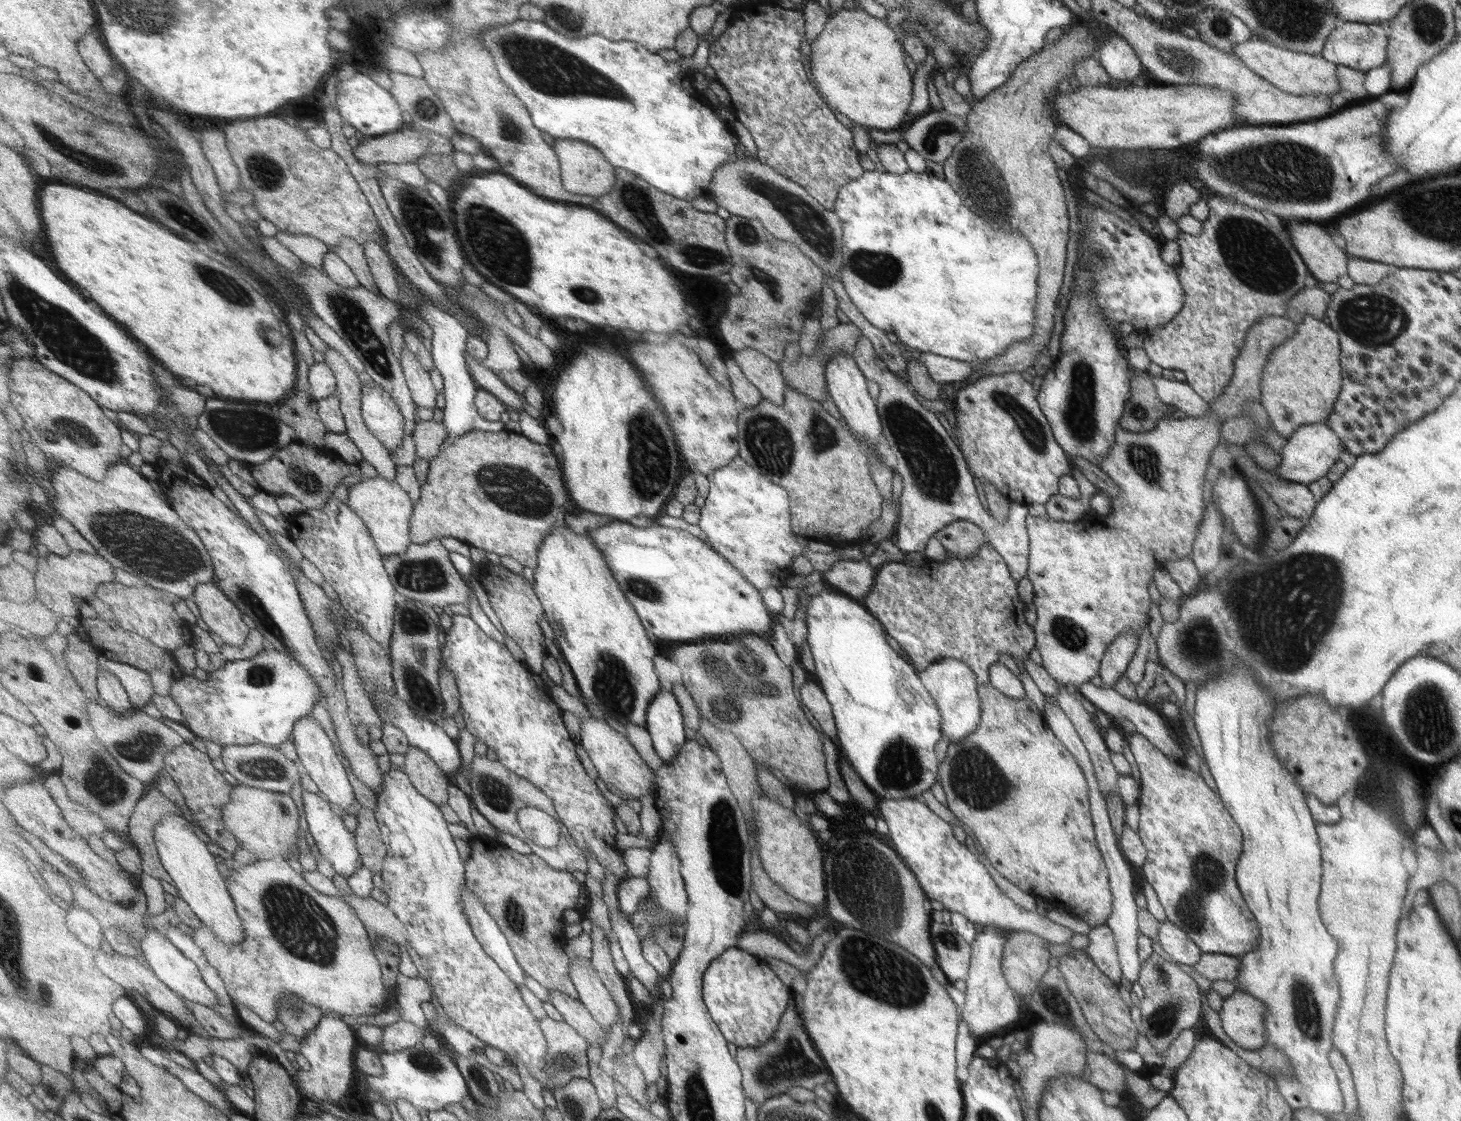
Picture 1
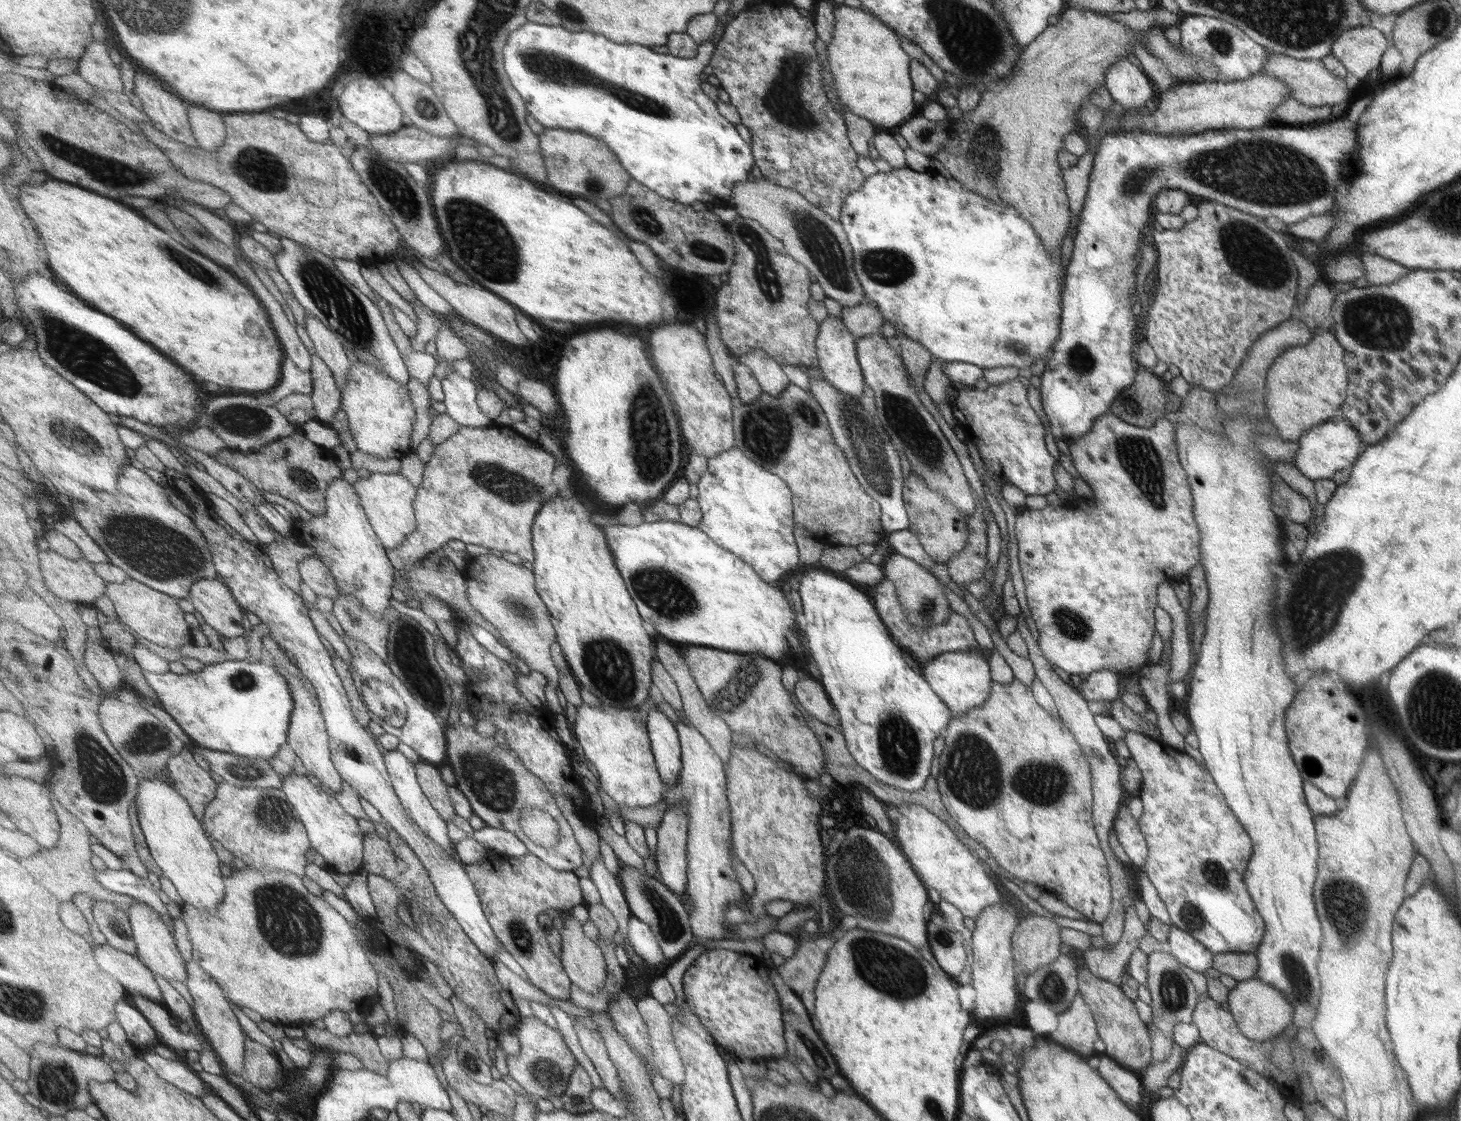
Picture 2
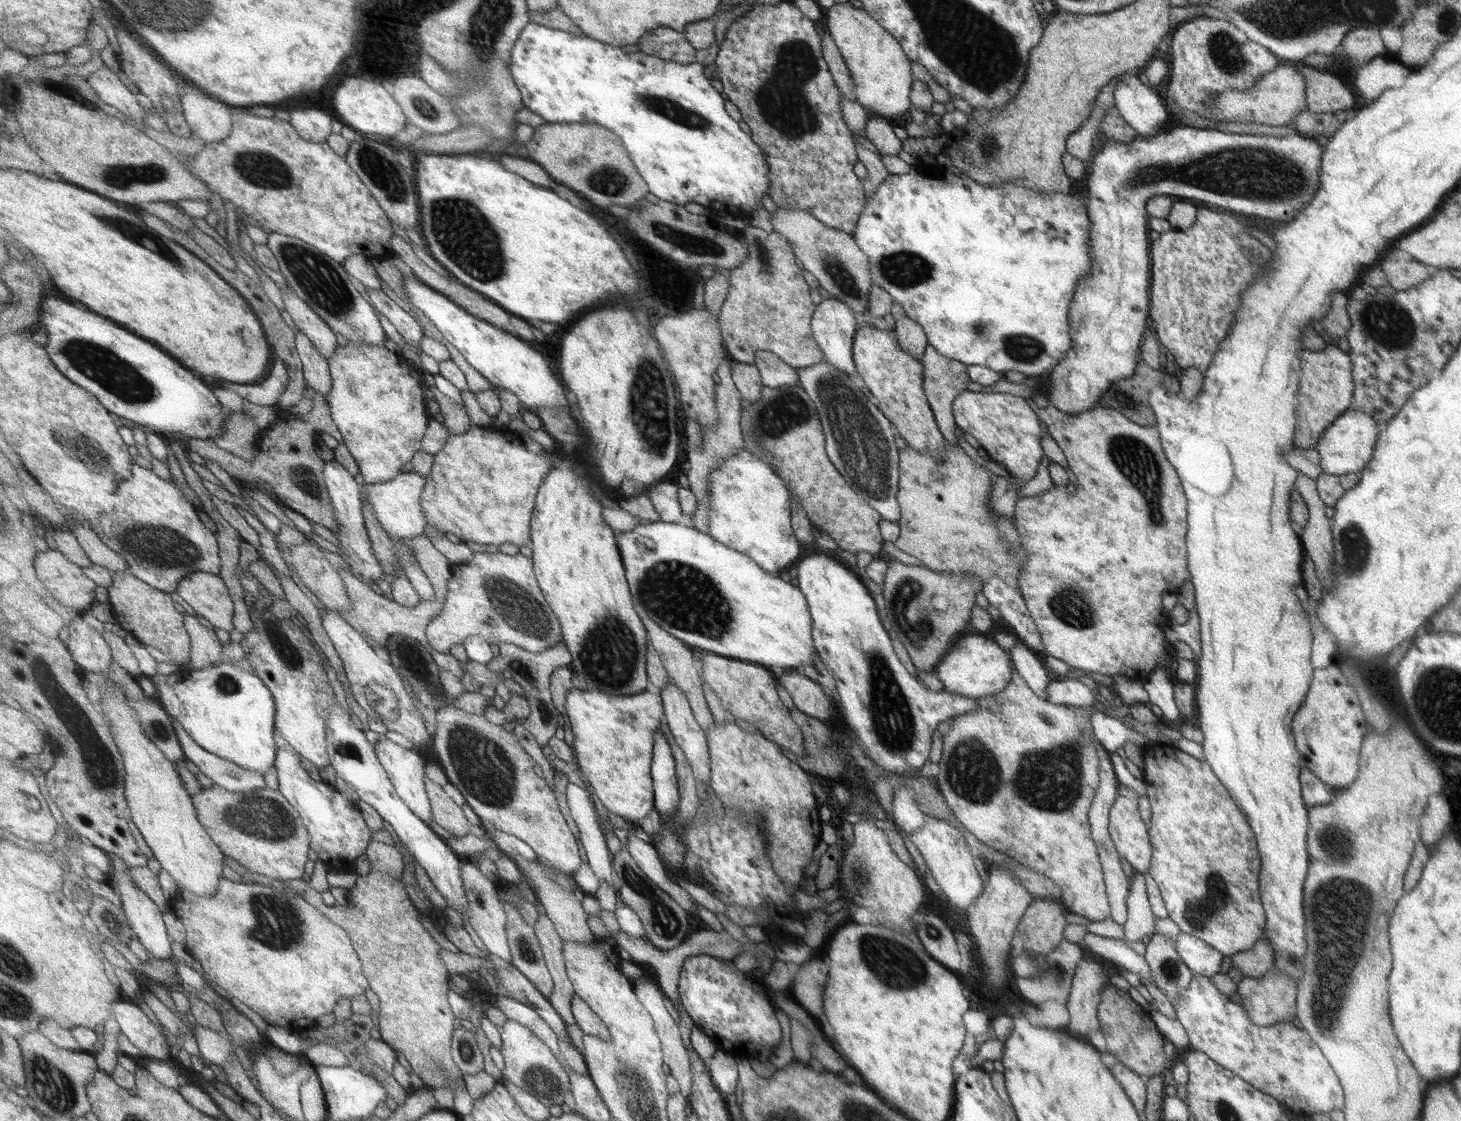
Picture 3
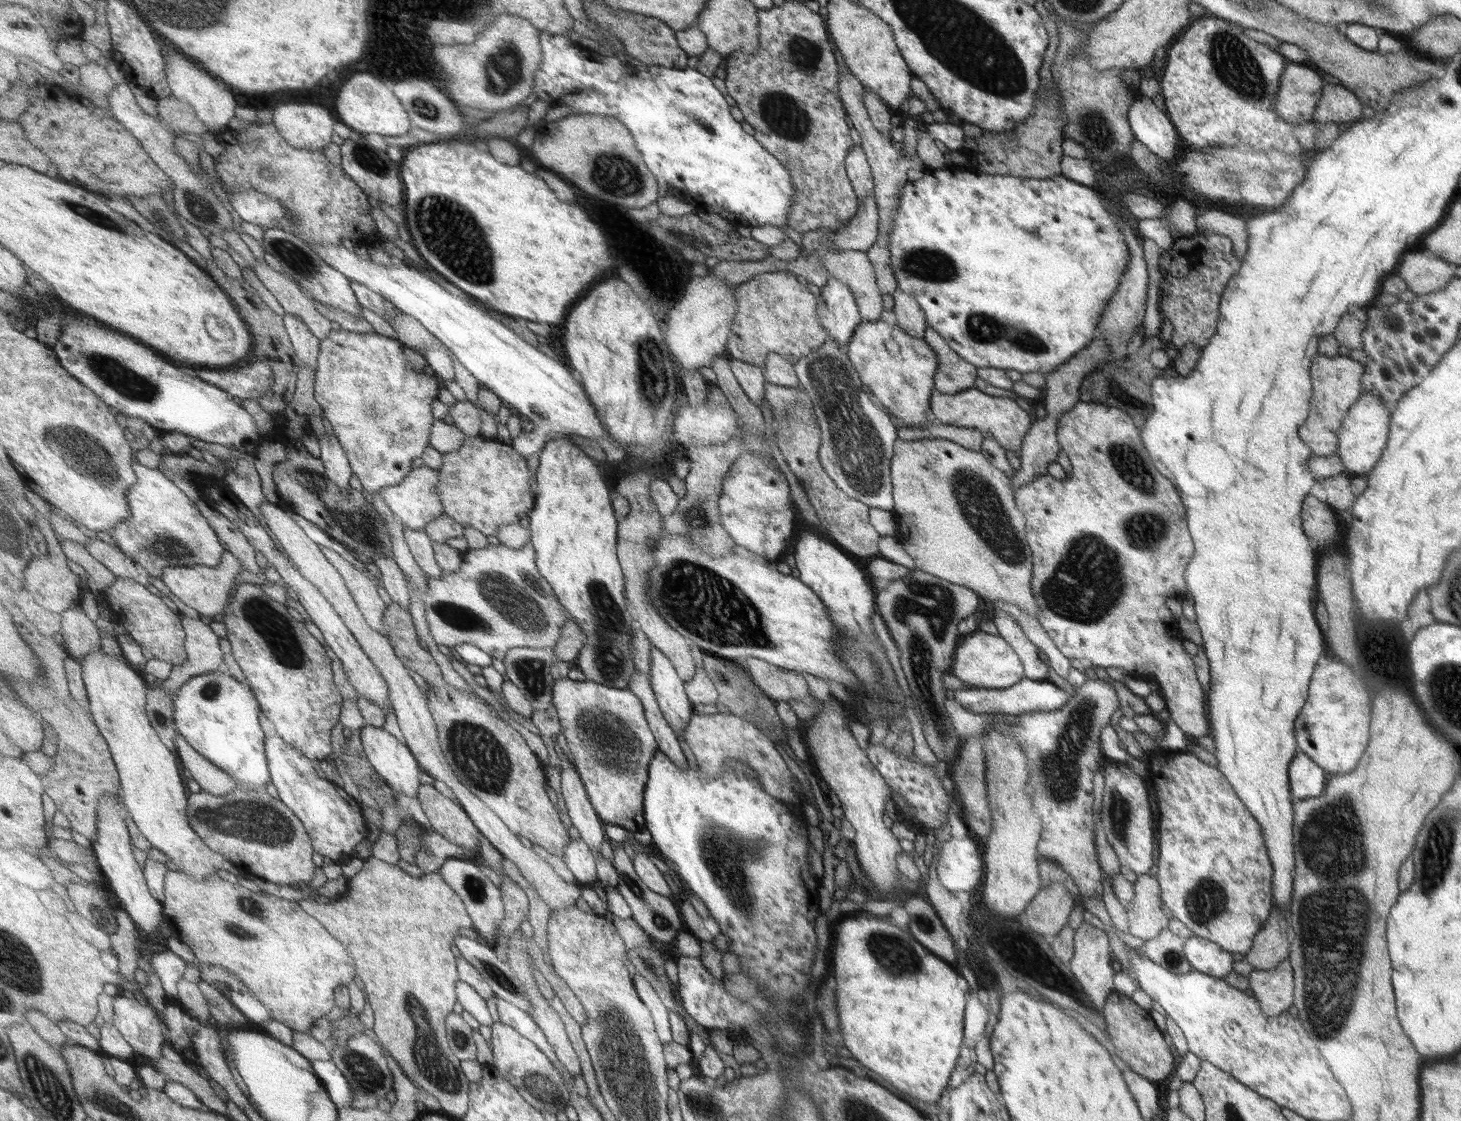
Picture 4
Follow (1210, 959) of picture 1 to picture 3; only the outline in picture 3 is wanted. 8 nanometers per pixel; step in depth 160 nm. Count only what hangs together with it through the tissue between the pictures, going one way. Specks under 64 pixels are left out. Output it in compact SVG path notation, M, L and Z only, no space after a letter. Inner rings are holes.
M1265 937L1257 939L1249 951L1231 956L1232 967L1237 968L1244 977L1259 978L1274 964L1273 947Z

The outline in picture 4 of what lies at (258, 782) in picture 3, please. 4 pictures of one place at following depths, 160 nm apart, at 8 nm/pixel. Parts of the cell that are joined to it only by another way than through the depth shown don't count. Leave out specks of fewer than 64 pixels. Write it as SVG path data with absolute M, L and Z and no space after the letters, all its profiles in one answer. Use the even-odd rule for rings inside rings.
M180 732L175 735L174 741L183 766L200 785L201 790L210 792L213 796L223 796L237 788L236 782L228 774L199 754Z

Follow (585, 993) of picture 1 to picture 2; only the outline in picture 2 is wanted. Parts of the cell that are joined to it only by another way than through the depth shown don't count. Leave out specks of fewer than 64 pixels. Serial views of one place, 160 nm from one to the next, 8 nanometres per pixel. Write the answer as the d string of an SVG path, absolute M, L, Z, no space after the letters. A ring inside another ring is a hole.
M571 910L561 912L563 912L562 922L564 922L564 927L561 929L563 943L561 950L562 963L570 979L576 986L587 993L597 996L601 987L605 984L605 980L607 980L607 960L605 960L605 954L597 946L597 941L587 936L584 923L574 918Z

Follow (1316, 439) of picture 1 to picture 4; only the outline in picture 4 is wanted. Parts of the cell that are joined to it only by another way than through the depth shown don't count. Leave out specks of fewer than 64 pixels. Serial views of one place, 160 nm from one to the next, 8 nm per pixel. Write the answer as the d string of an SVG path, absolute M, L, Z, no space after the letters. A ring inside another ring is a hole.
M1363 393L1356 403L1348 408L1348 415L1337 431L1336 455L1345 465L1346 472L1367 474L1380 460L1388 442L1388 426L1391 422L1391 406L1373 393Z

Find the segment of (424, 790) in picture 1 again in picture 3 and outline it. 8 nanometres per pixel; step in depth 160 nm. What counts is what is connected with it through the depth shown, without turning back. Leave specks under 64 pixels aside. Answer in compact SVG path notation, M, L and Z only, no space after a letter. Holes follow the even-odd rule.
M427 778L426 788L432 801L432 820L457 839L467 835L472 825L463 814L463 808L445 792L441 785Z

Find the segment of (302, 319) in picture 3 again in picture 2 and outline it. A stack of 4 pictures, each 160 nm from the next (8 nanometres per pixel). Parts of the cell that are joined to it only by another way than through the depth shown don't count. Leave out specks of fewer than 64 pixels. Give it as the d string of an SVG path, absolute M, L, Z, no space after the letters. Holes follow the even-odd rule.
M307 314L305 318L305 329L316 347L316 353L334 372L337 384L342 390L342 386L347 382L352 362L347 358L347 350L337 333L311 314Z

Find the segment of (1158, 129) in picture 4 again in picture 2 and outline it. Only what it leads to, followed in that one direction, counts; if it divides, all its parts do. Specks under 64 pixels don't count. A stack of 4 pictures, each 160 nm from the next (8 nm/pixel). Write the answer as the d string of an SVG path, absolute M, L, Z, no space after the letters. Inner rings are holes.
M1119 59L1107 69L1104 88L1123 110L1142 110L1154 98L1153 88L1145 74L1127 59Z

